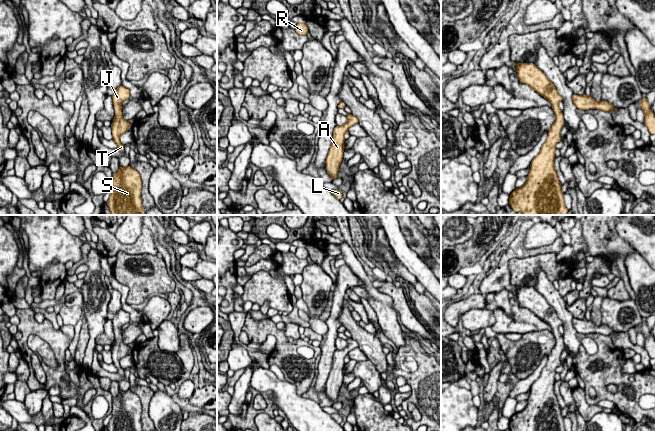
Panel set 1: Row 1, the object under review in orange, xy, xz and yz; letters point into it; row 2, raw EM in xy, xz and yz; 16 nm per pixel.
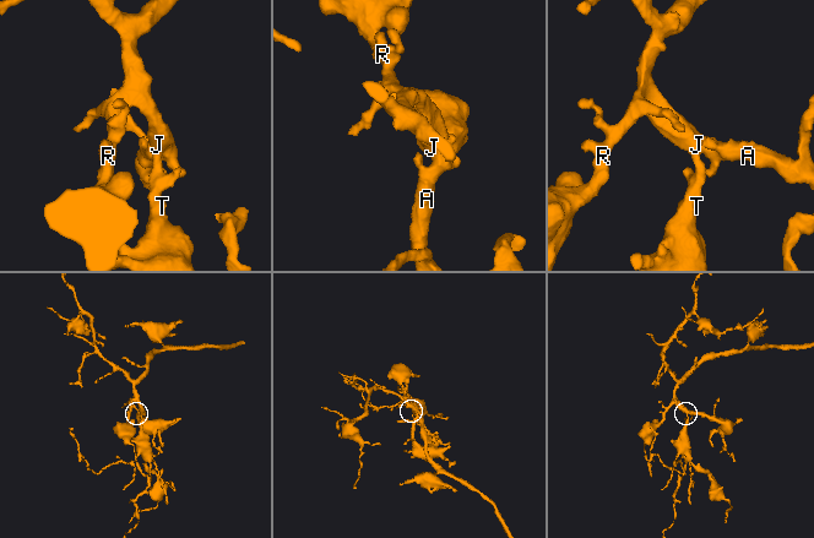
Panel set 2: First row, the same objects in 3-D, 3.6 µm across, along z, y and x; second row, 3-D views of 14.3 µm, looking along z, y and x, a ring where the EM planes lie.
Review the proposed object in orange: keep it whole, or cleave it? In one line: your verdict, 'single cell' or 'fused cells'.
single cell

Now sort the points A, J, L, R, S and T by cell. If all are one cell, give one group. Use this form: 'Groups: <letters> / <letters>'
Groups: A J L R S T

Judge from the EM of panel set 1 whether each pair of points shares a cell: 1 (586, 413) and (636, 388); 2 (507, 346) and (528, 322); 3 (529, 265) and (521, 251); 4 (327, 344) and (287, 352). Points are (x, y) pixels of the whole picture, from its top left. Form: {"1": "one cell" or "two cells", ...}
{"1": "two cells", "2": "two cells", "3": "two cells", "4": "two cells"}

